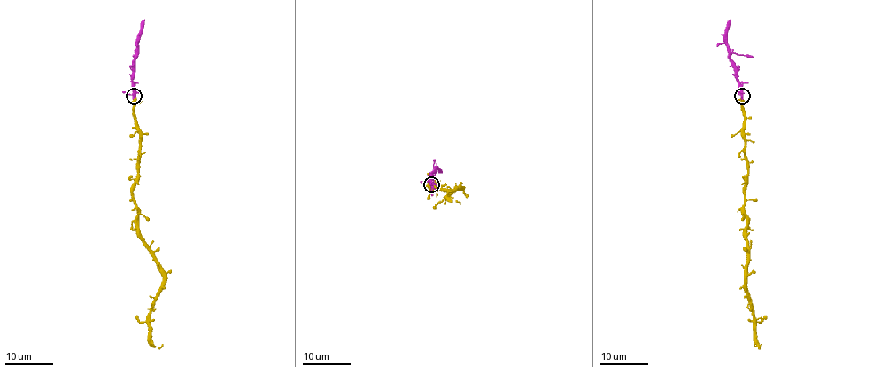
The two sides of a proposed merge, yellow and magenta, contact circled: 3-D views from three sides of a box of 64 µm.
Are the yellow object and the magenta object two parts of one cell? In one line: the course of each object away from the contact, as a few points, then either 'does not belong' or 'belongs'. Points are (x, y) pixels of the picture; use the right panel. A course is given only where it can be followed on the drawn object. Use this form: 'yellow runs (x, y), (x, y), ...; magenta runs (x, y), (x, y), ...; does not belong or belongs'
yellow runs (742, 96), (747, 164), (744, 210), (747, 222), (747, 297), (754, 315), (755, 343), (759, 347), (761, 344); magenta runs (742, 96), (742, 86), (727, 42), (730, 19); belongs

